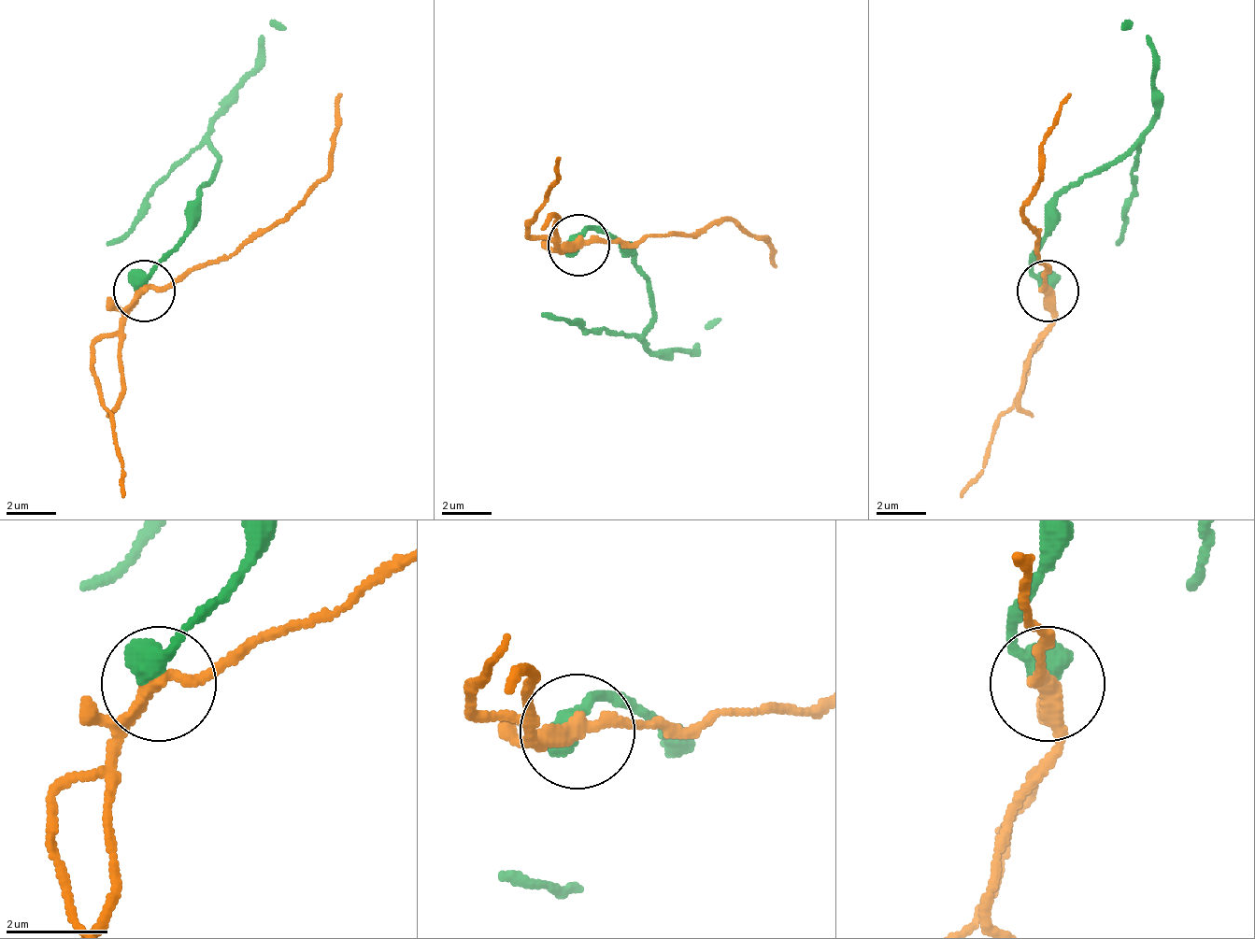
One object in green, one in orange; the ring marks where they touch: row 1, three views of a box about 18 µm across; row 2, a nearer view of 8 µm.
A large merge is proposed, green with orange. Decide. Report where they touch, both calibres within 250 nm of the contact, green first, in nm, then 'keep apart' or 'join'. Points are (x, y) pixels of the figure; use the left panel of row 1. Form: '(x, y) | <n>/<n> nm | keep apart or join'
(144, 291) | 550/280 nm | keep apart

